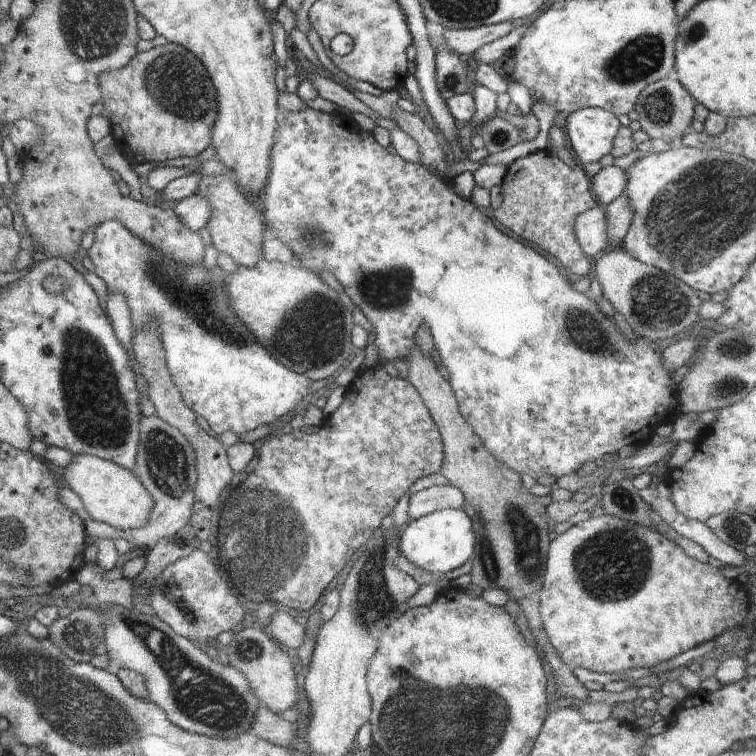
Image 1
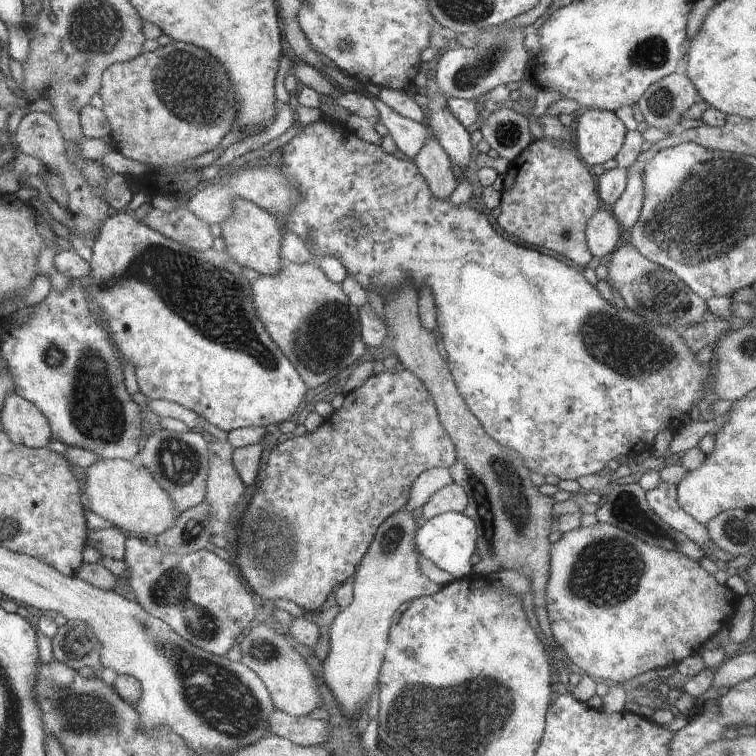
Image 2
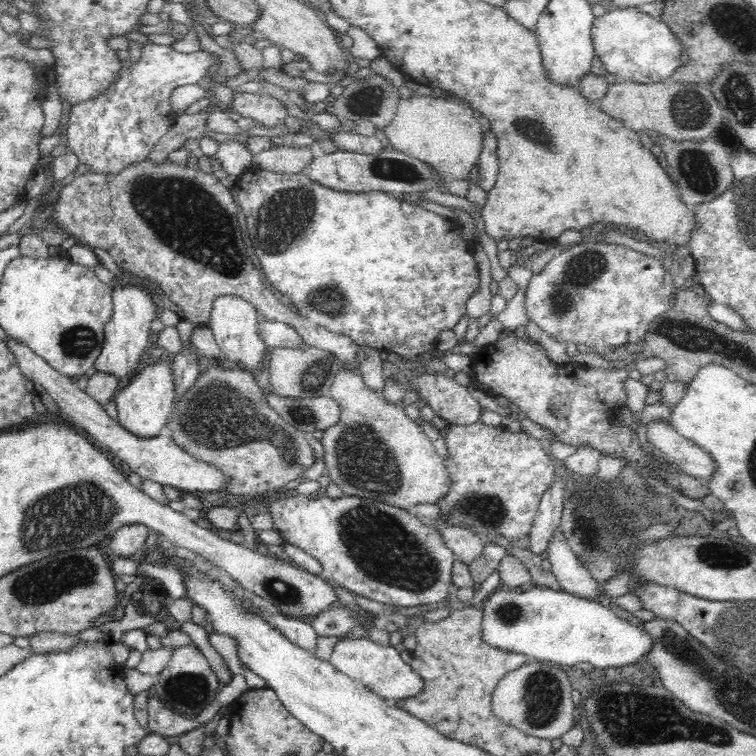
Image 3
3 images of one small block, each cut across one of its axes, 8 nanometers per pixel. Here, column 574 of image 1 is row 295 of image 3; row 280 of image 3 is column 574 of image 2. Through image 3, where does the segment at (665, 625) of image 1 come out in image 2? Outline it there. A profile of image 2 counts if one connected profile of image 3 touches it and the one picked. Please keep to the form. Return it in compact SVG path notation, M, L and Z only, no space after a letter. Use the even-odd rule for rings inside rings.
M596 521L596 524L573 529L565 532L562 537L551 544L550 550L550 576L546 590L546 610L550 623L550 630L564 652L568 660L572 660L576 666L579 666L594 680L598 677L605 681L624 682L632 680L638 674L644 674L654 668L666 668L666 666L677 665L692 653L699 653L706 640L712 639L723 626L733 618L737 611L742 596L734 593L727 585L720 584L714 578L713 574L705 571L698 562L683 554L672 552L661 546L651 545L636 538L633 534L619 529L617 526Z

